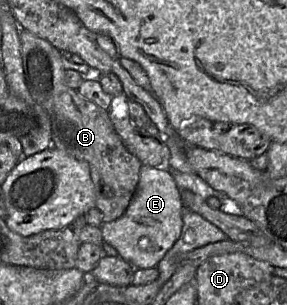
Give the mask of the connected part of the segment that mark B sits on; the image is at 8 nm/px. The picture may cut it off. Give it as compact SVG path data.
M21 28L20 44L25 83L34 105L39 105L47 115L51 147L89 164L96 193L95 208L100 210L103 223L120 218L135 194L143 164L124 146L115 131L109 111L85 99L77 90L66 85L63 54L59 49L49 41Z

